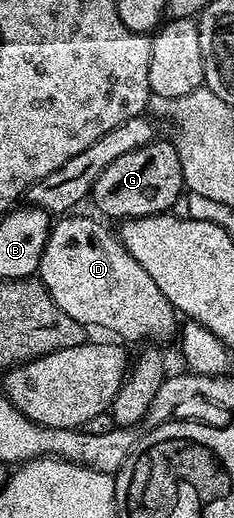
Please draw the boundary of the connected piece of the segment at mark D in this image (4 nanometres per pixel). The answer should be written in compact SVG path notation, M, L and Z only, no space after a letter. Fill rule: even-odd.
M65 215L61 221L49 230L47 247L43 247L41 256L41 267L39 270L39 281L50 293L54 303L62 308L73 320L84 327L98 325L101 329L110 329L129 341L145 341L150 337L150 342L161 343L169 336L176 334L179 329L179 317L175 312L173 304L155 287L155 279L139 267L139 263L123 247L120 236L108 229L104 220L93 217L73 217L77 215Z

